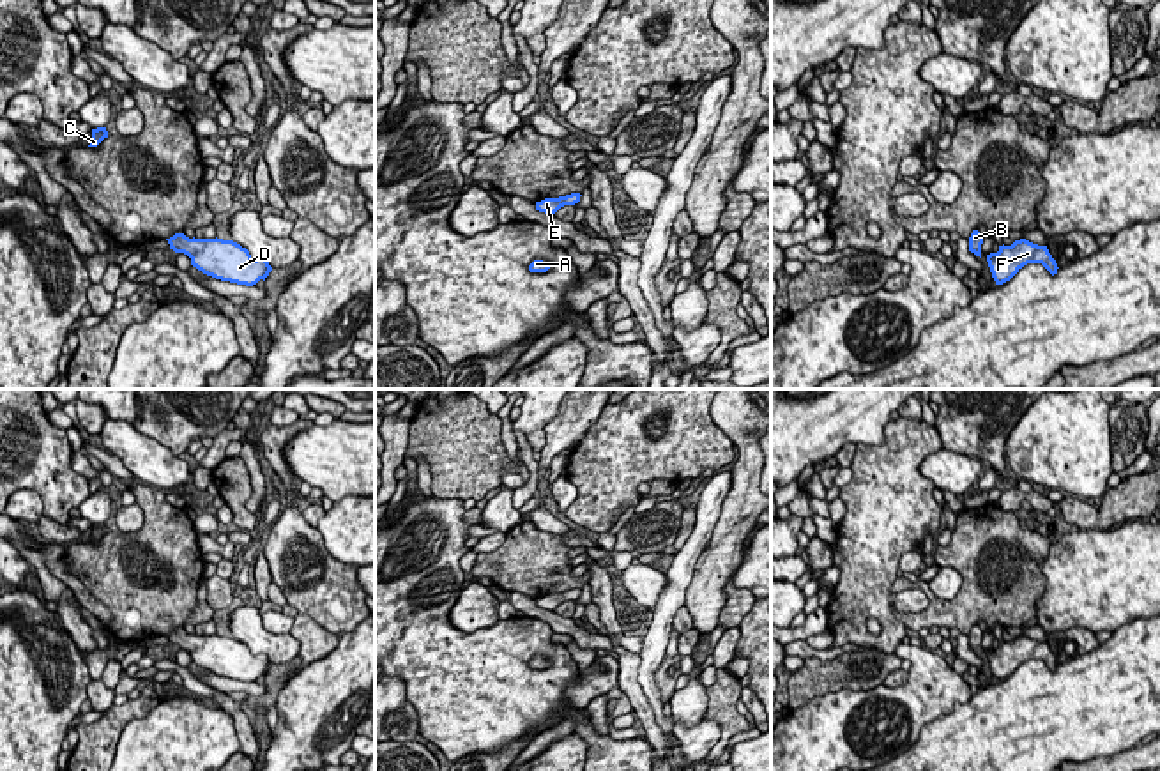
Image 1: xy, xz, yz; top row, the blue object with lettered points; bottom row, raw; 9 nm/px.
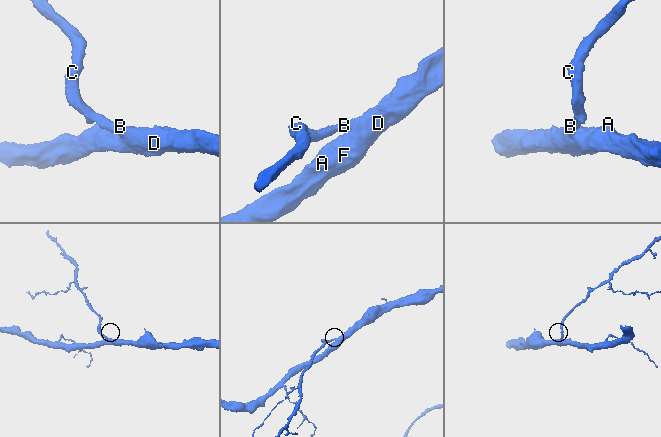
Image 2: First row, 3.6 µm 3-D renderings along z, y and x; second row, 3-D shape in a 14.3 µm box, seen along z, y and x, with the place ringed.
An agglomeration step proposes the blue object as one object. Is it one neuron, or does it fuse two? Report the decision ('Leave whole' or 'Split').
Leave whole

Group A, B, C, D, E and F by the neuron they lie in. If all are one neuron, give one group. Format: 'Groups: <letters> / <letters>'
Groups: A B C D E F

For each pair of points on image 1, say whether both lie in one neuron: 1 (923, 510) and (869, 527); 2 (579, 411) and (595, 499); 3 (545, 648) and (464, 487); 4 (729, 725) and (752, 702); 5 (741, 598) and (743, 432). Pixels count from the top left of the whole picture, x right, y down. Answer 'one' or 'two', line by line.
1: one
2: two
3: two
4: two
5: two

